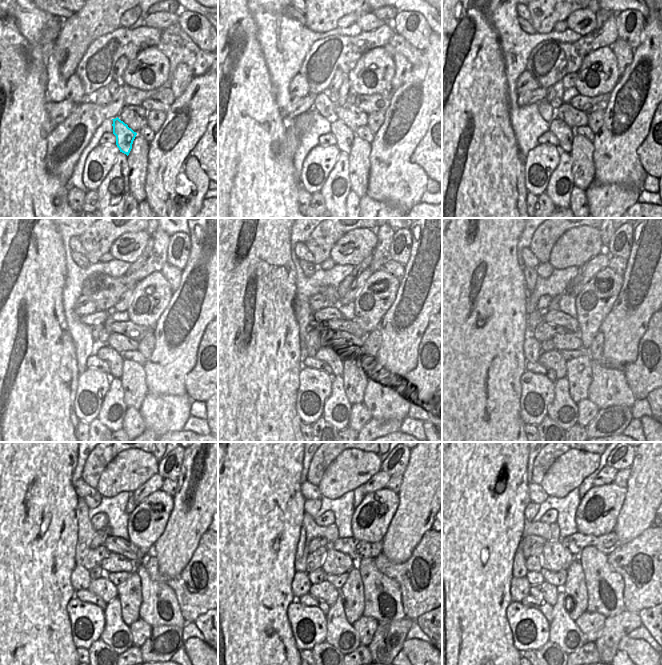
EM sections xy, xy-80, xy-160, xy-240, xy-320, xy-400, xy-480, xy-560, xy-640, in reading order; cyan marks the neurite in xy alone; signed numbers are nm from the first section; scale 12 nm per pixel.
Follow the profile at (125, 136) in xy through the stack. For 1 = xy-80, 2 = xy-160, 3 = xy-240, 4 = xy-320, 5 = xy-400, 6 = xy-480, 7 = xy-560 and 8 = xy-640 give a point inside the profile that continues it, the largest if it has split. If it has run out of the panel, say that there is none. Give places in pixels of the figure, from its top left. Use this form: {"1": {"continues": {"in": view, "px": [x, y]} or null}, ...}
{"1": {"continues": {"in": "xy-80", "px": [344, 135]}}, "2": {"continues": {"in": "xy-160", "px": [564, 133]}}, "3": {"continues": {"in": "xy-240", "px": [115, 360]}}, "4": {"continues": {"in": "xy-320", "px": [330, 356]}}, "5": {"continues": {"in": "xy-400", "px": [553, 359]}}, "6": {"continues": {"in": "xy-480", "px": [103, 588]}}, "7": {"continues": {"in": "xy-560", "px": [324, 590]}}, "8": {"continues": {"in": "xy-640", "px": [545, 591]}}}

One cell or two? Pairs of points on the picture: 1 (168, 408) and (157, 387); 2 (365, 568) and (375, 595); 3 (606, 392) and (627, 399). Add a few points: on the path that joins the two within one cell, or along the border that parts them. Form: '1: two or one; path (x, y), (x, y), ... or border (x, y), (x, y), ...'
1: two; border (148, 392), (153, 394), (185, 394)
2: one; path (370, 575), (375, 583), (375, 588)
3: one; path (611, 392), (622, 395)

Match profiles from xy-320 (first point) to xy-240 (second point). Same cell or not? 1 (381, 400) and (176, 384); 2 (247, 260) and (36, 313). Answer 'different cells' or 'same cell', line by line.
1: different cells
2: same cell

